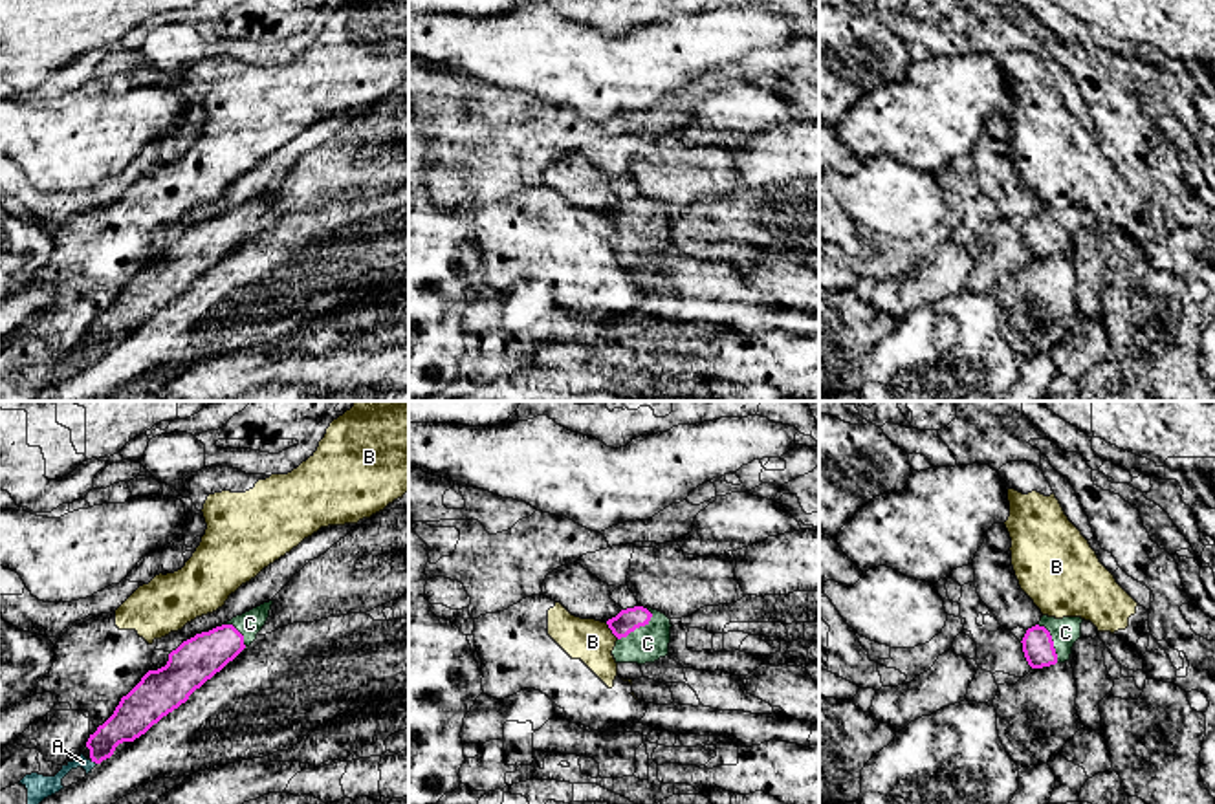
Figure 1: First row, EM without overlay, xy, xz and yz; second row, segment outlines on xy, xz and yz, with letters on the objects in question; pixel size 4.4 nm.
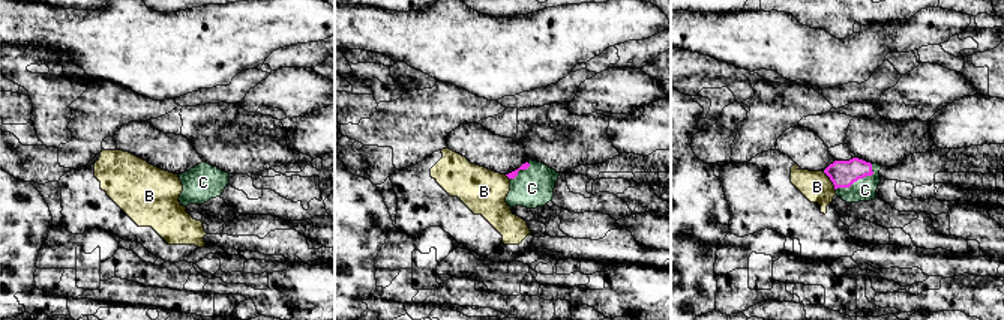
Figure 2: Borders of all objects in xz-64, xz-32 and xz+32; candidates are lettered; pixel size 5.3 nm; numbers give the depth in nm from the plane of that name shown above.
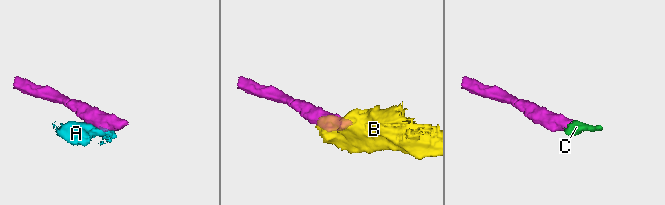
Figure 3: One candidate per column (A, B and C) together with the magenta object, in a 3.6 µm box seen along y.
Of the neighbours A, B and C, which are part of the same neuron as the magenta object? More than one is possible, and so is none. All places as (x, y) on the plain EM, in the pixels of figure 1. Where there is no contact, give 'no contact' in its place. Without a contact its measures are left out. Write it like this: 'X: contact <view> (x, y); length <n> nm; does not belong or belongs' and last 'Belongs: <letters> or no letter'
A: contact xy (94, 350); length 40 nm; does not belong
B: contact xz (611, 218); length 90 nm; does not belong
C: contact xz (636, 217); length 200 nm; belongs
Belongs: C

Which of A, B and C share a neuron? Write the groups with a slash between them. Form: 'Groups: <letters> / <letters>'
Groups: A / B / C

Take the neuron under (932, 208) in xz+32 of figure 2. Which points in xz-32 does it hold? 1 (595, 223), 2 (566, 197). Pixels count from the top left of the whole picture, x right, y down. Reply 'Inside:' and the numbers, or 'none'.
Inside: 2

